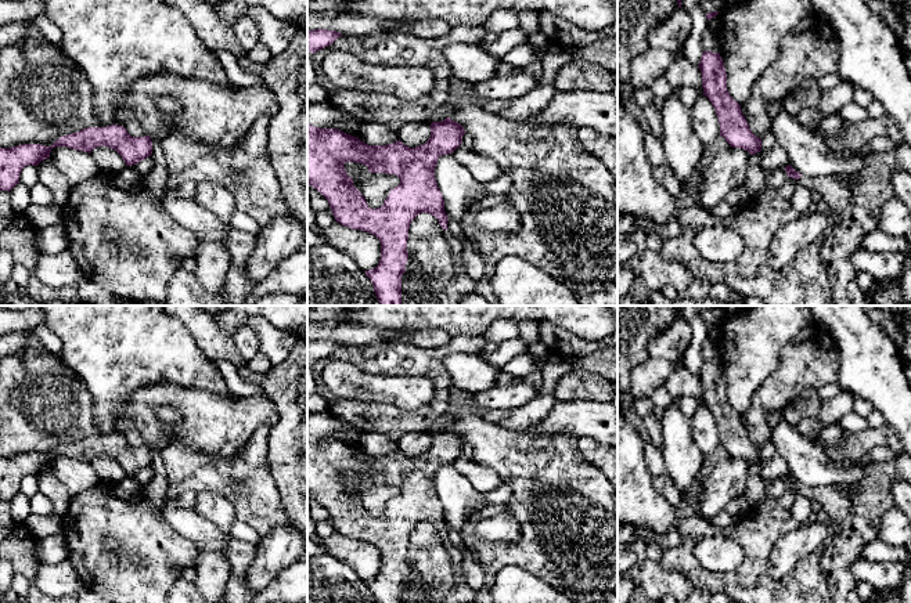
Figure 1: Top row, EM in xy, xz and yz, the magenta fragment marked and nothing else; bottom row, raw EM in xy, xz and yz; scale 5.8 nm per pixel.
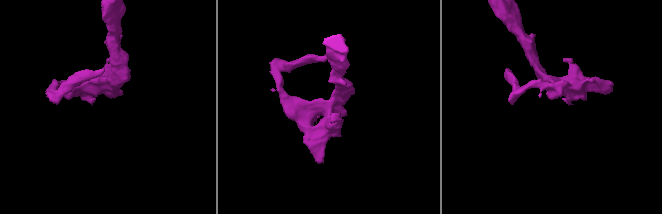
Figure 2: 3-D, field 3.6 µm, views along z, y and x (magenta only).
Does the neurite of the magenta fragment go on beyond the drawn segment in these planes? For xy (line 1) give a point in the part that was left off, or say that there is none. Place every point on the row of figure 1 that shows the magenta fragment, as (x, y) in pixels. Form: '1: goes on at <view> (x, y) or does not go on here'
1: does not go on here

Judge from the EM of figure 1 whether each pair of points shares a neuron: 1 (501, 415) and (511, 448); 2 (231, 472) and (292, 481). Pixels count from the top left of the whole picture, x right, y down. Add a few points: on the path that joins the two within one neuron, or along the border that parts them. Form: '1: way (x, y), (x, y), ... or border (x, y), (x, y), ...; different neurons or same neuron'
1: border (482, 416), (511, 430), (525, 433); different neurons
2: border (266, 447), (270, 475), (285, 509); different neurons

